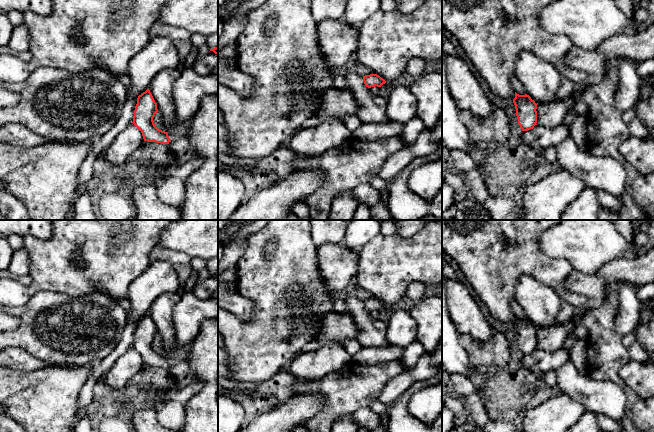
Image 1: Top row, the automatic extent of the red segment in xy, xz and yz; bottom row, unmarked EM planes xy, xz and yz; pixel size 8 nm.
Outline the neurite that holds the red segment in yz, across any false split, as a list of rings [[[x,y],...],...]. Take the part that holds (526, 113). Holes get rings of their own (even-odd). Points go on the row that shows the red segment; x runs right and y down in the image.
[[[515,92],[513,103],[516,109],[518,124],[522,131],[533,129],[537,125],[537,104],[527,94],[519,95]]]

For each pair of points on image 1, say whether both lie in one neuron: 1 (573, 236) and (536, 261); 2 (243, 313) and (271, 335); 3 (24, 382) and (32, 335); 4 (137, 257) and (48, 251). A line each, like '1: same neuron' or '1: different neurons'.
1: different neurons
2: different neurons
3: different neurons
4: same neuron

